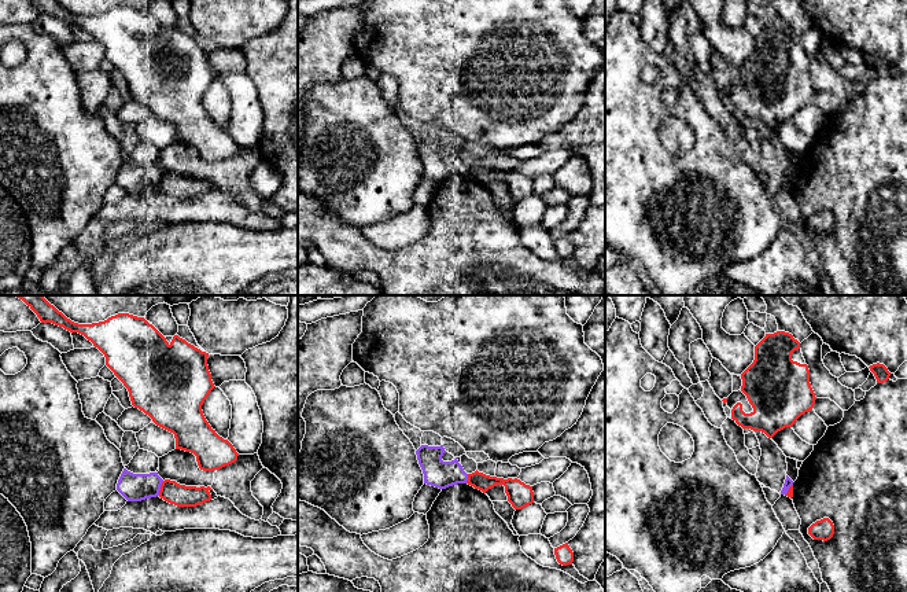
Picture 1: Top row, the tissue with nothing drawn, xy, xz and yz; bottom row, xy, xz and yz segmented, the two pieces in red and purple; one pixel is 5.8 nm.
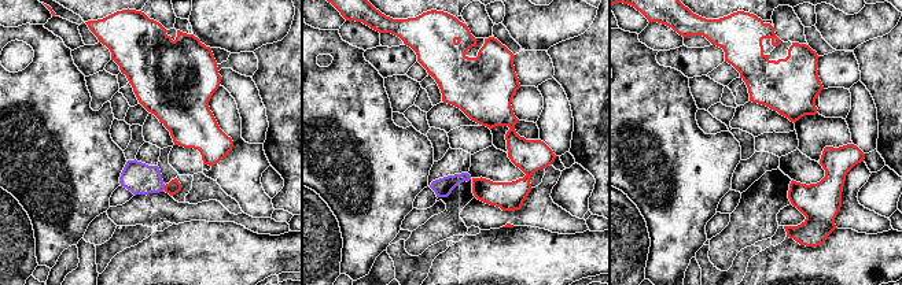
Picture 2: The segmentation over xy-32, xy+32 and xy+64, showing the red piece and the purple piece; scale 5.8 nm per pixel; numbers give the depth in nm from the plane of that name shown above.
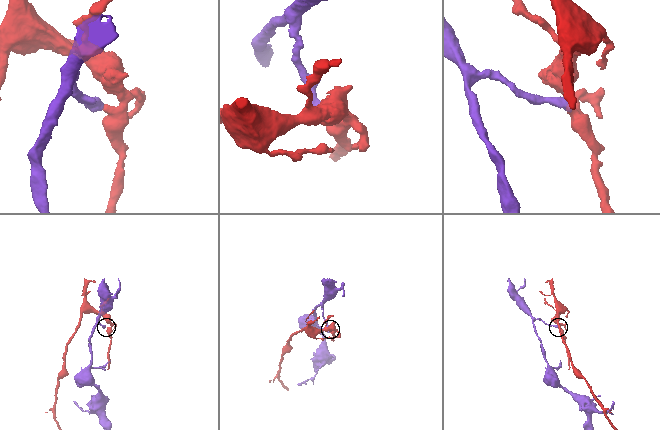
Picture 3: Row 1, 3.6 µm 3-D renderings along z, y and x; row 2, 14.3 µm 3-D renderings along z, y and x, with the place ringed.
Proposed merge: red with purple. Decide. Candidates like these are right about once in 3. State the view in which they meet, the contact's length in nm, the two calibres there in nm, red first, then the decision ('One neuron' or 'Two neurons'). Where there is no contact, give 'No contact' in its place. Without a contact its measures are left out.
Touches red in xy. Shared border 90 nm. Thickness 130 nm (red) against 160 nm. Two neurons

